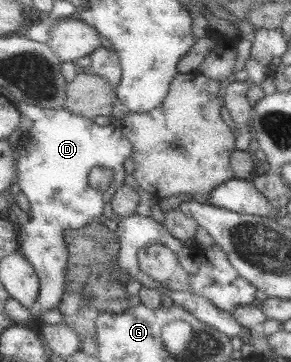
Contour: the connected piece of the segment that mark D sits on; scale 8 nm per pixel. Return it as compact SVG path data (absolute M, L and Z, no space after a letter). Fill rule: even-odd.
M19 103L20 111L31 120L34 125L25 133L23 146L25 152L21 152L18 159L18 177L16 178L22 192L27 196L31 204L31 218L20 230L20 250L29 262L35 267L40 279L40 294L38 303L41 306L41 314L58 308L63 301L66 292L67 267L69 266L69 250L65 242L65 230L86 227L91 221L102 218L105 212L105 204L112 202L115 193L125 185L125 160L134 158L135 144L129 140L121 130L119 123L111 121L107 126L95 124L93 119L87 116L79 116L78 113L65 110L65 108L41 108L36 104ZM95 167L105 167L115 172L113 183L105 191L93 188L90 183L91 170Z

